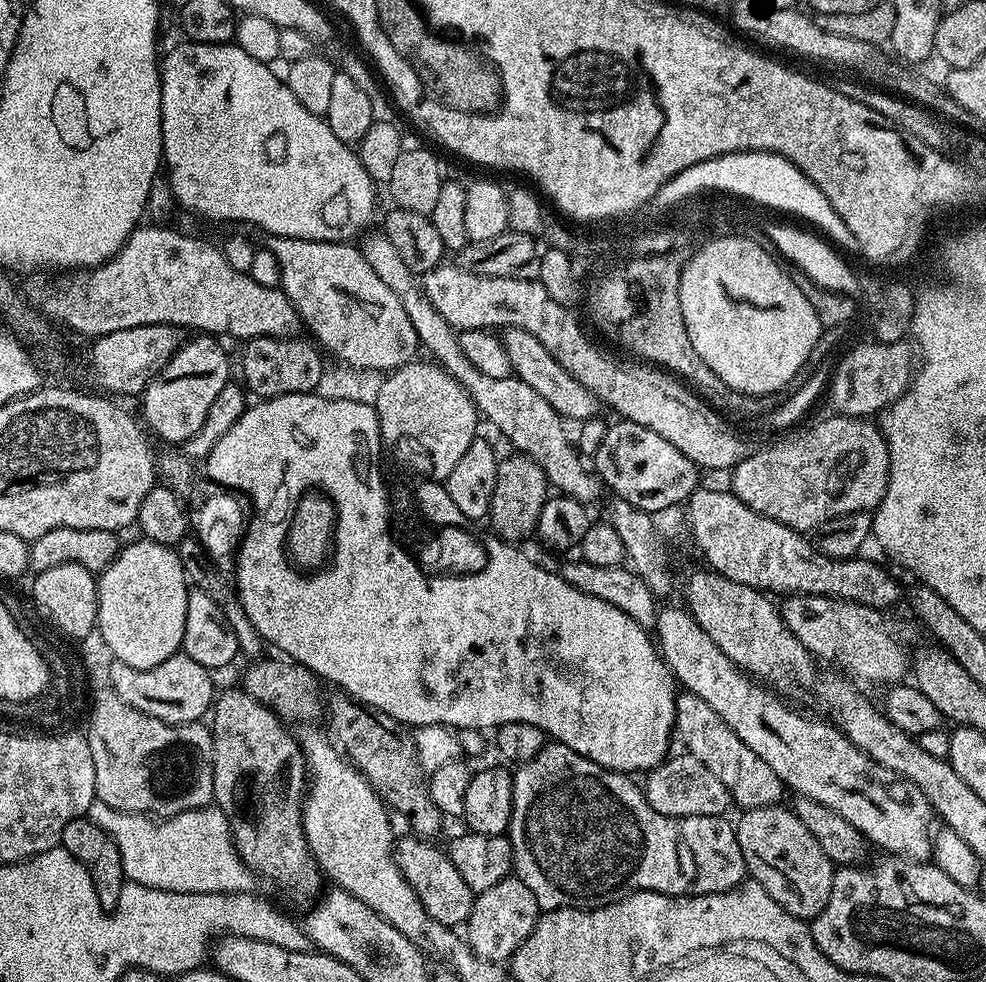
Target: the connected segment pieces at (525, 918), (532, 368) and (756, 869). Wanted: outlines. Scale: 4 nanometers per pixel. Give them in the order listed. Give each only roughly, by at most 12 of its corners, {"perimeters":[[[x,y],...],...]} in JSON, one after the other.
{"perimeters":[[[510,874],[479,893],[466,943],[480,960],[511,961],[542,909]],[[521,328],[502,339],[516,379],[565,421],[602,405]],[[788,806],[734,827],[748,876],[791,916],[824,909],[834,865]]]}

